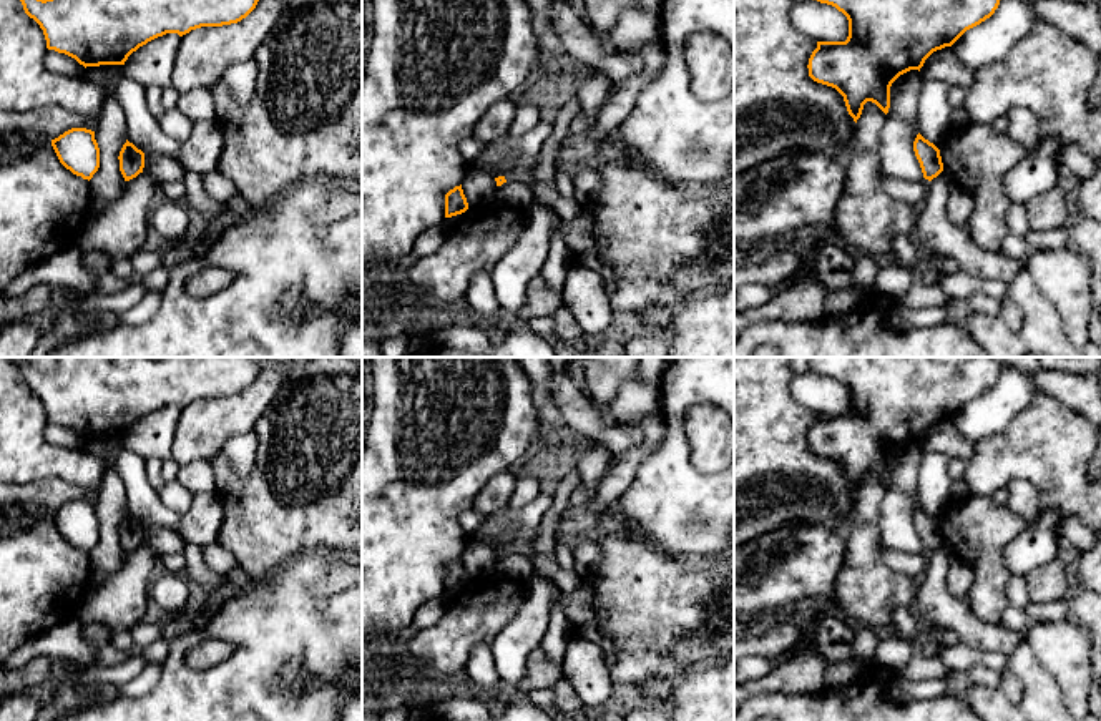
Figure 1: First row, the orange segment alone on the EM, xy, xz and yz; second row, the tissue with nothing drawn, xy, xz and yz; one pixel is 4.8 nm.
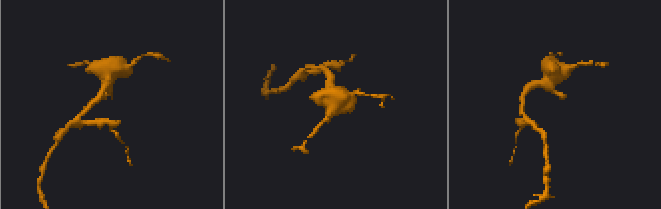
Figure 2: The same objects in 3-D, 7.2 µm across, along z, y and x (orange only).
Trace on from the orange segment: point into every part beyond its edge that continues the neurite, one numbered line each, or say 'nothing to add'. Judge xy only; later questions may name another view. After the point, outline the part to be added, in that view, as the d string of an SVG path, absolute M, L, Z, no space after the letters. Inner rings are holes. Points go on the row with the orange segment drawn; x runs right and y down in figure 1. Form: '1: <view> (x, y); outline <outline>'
nothing to add

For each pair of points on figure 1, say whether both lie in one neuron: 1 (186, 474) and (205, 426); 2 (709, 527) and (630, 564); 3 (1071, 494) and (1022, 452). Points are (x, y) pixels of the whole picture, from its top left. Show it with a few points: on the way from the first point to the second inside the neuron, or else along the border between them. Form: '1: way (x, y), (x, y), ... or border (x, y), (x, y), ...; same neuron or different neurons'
1: border (210, 459), (196, 459), (180, 467); different neurons
2: border (626, 527), (670, 554), (698, 559); different neurons
3: way (1060, 482), (1033, 456); same neuron

